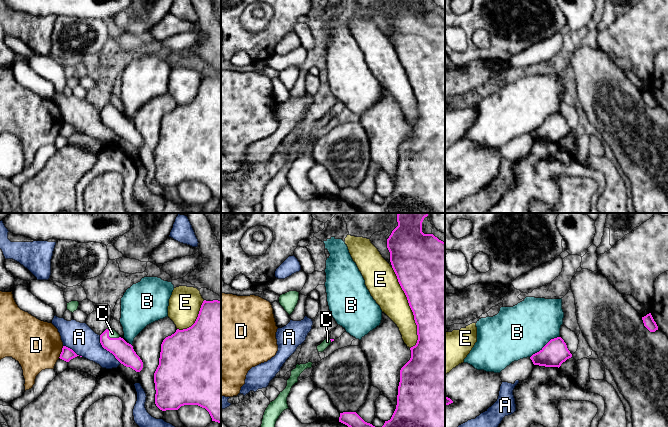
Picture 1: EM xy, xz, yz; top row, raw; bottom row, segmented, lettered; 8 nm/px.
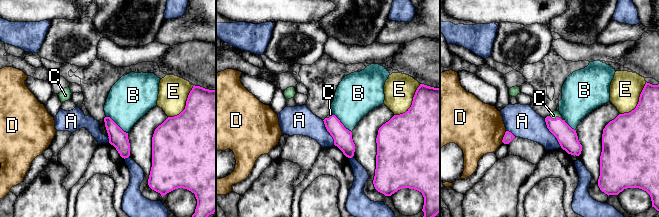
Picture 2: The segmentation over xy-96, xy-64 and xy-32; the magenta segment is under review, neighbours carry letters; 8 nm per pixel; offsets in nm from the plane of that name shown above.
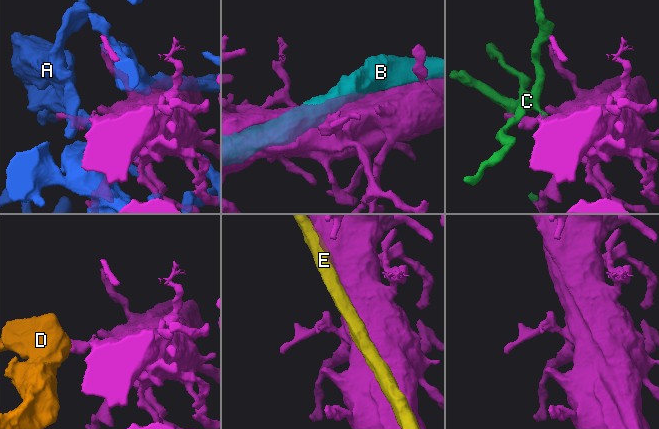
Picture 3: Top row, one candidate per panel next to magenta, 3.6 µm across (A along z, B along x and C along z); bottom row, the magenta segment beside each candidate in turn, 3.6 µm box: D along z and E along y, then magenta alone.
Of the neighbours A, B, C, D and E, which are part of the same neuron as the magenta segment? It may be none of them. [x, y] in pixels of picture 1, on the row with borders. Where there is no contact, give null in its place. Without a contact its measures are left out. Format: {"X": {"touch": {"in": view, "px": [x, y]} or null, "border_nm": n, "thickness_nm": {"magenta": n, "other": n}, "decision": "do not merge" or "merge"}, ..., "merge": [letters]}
{"A": {"touch": {"in": "xy", "px": [106, 349]}, "border_nm": 300, "thickness_nm": {"magenta": 160, "other": 240}, "decision": "do not merge"}, "B": {"touch": {"in": "yz", "px": [545, 345]}, "border_nm": 280, "thickness_nm": {"magenta": 200, "other": 420}, "decision": "do not merge"}, "C": {"touch": {"in": "xy", "px": [111, 338]}, "border_nm": 120, "thickness_nm": {"magenta": 160, "other": 60}, "decision": "merge"}, "D": {"touch": {"in": "xy", "px": [61, 352]}, "border_nm": 100, "thickness_nm": {"magenta": 100, "other": 400}, "decision": "do not merge"}, "E": {"touch": {"in": "xz", "px": [410, 307]}, "border_nm": 650, "thickness_nm": {"magenta": 500, "other": 240}, "decision": "do not merge"}, "merge": ["C"]}

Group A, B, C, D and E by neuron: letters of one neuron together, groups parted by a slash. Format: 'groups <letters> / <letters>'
groups A / B / C / D / E

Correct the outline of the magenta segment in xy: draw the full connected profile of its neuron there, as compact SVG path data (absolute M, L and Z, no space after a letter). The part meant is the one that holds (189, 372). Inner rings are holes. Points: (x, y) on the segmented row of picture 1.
M204 300L191 327L177 329L163 340L154 383L155 404L160 410L198 405L209 412L212 421L221 424L221 300Z

